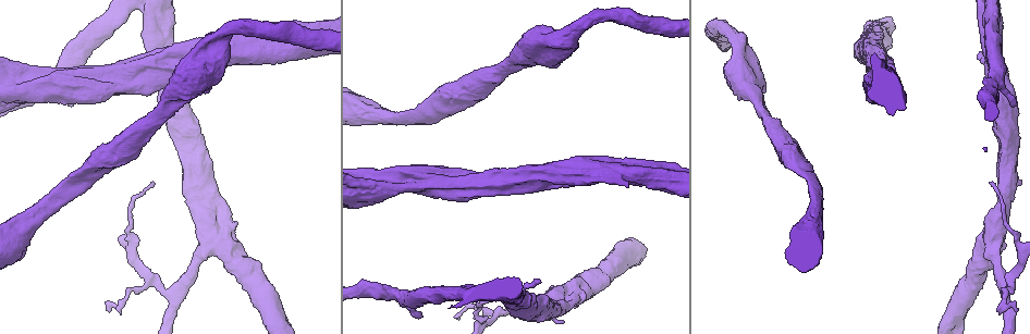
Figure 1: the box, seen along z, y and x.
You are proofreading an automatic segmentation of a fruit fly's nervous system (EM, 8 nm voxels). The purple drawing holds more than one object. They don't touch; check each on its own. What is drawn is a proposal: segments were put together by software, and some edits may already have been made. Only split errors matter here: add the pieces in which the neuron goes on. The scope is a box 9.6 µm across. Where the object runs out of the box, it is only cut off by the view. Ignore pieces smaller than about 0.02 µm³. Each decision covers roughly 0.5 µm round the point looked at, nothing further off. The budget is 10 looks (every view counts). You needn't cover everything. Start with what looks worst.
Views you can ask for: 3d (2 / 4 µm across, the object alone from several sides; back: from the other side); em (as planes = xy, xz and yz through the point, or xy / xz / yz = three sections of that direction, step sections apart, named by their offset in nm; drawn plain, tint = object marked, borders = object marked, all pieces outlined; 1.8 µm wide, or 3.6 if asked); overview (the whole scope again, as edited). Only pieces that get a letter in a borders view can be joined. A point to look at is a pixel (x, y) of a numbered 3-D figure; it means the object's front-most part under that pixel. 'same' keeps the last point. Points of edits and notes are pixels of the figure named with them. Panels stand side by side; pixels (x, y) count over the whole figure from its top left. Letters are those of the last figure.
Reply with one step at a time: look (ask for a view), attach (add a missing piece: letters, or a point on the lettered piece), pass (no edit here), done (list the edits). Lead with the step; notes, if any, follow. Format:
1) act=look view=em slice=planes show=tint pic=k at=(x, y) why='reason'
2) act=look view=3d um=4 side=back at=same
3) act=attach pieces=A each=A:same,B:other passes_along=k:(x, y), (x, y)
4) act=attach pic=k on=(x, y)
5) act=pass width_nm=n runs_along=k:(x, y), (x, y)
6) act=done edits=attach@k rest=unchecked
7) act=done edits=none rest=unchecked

act=look view=3d um=4 pic=1 at=(459, 314) why='tapers out'

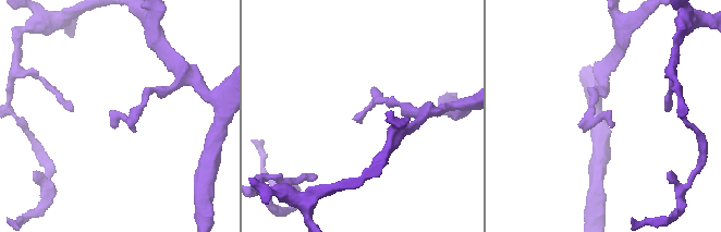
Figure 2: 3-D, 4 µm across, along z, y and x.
act=look view=em slice=planes show=tint pic=2 at=(116, 126)

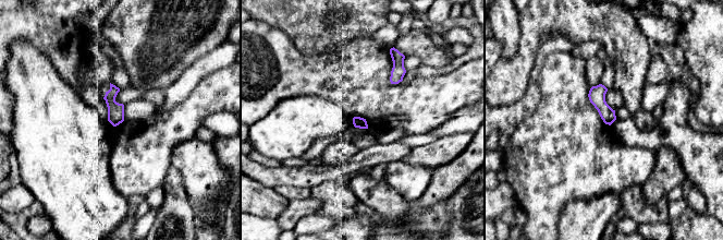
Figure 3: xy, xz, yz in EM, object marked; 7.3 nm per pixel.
act=look view=em slice=planes show=borders at=same why='what lies round it'

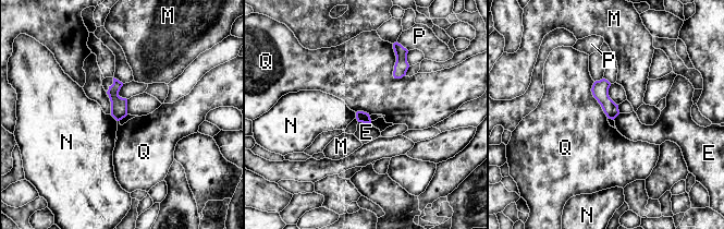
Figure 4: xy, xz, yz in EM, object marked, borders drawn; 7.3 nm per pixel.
act=pass width_nm=80 each=E:other,M:other,N:other,P:other,Q:other found='no lettered piece goes on from it'

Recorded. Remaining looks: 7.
act=look view=em slice=xy step=8 show=tint pic=1 at=(418, 312) why='free end'

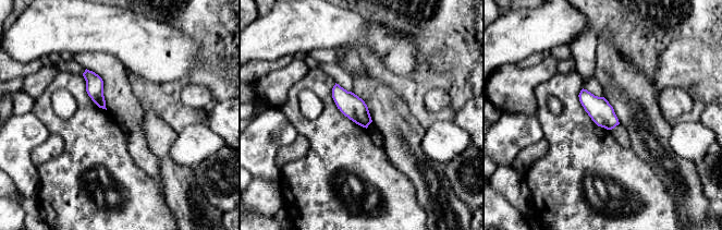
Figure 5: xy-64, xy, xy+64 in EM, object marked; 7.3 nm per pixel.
act=look view=em slice=planes show=borders at=same why='another direction'

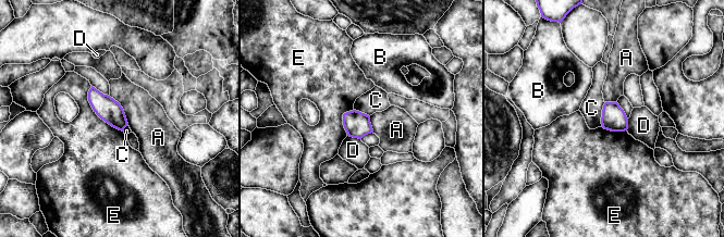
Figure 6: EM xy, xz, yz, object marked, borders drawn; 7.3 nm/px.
act=pass longest_contact=E:420nm each=A:other,B:other,C:other,D:other,E:other found='none of them fits'

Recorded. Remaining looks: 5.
act=look view=em slice=xz step=8 show=tint pic=1 at=(223, 205)

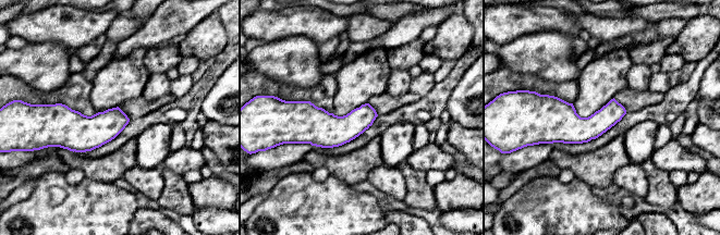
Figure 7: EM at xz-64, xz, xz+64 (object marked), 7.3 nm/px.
act=look view=em slice=planes show=borders at=same

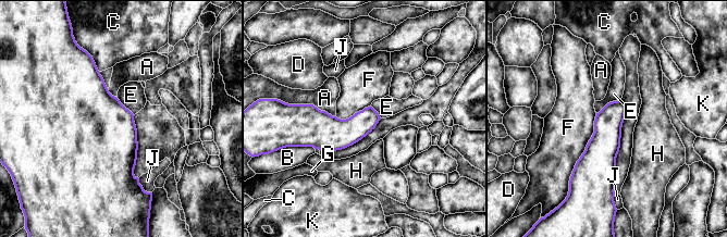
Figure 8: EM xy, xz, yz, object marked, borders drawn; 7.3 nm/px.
act=pass longest_contact=F:600nm each=A:other,B:other,C:other,D:other,E:other,F:other,G:other,H:other,J:other,K:other border=8:(620, 99), (607, 102), (596, 113) found='none of them fits'

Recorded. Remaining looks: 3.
act=look view=em um=3.6 slice=xy step=16 show=borders pic=1 at=(799, 165)

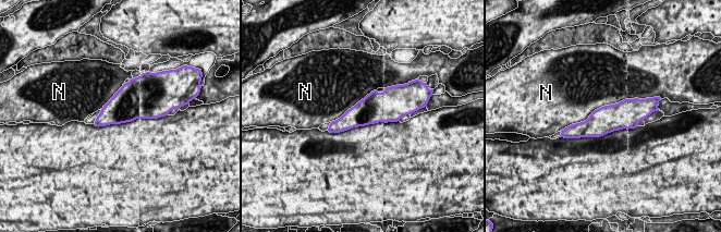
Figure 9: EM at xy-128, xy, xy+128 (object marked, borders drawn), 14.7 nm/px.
act=look view=em um=3.6 slice=planes show=borders at=same why='cut it another way'

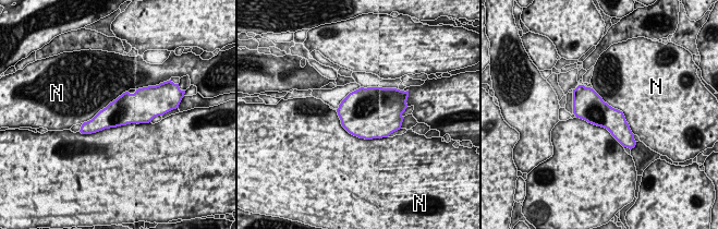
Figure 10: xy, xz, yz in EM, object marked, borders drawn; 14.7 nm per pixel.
act=pass each=N:other border=10:(336, 110), (350, 133), (388, 136) found='none of them fits'

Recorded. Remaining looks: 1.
act=done edits=none rest=unchecked

